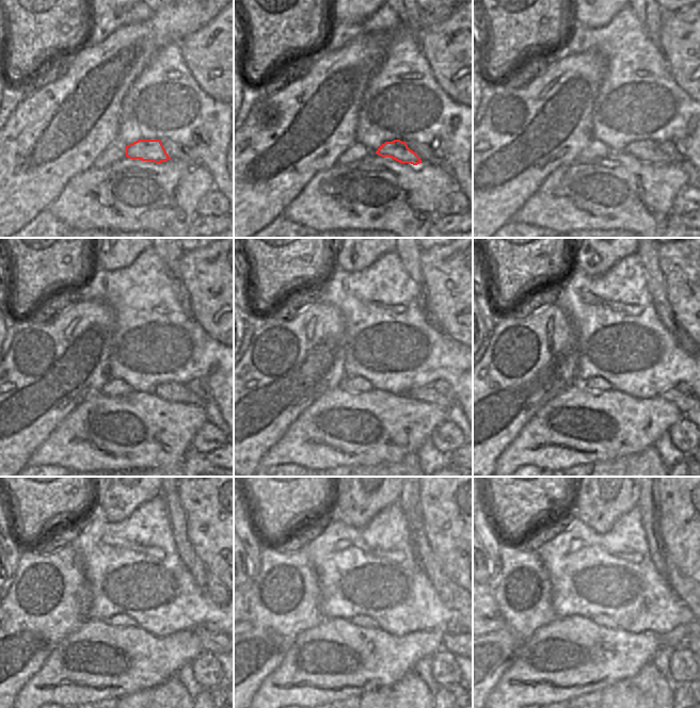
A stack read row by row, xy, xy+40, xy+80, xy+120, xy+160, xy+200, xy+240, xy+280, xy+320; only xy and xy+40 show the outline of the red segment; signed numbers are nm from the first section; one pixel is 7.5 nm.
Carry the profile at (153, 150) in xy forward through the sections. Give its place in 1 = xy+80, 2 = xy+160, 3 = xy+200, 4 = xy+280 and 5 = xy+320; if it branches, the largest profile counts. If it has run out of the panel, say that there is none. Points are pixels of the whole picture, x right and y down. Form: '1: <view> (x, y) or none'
1: xy+80 (646, 150)
2: xy+160 (429, 395)
3: xy+200 (682, 402)
4: xy+280 (450, 643)
5: xy+320 (689, 644)

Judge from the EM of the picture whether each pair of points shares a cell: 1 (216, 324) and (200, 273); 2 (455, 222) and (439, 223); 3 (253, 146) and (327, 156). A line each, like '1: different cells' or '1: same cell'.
1: same cell
2: same cell
3: same cell

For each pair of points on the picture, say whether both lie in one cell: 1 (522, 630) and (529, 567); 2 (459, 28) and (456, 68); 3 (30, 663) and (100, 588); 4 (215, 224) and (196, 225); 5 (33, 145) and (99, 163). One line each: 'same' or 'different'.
1: same
2: same
3: different
4: same
5: different

